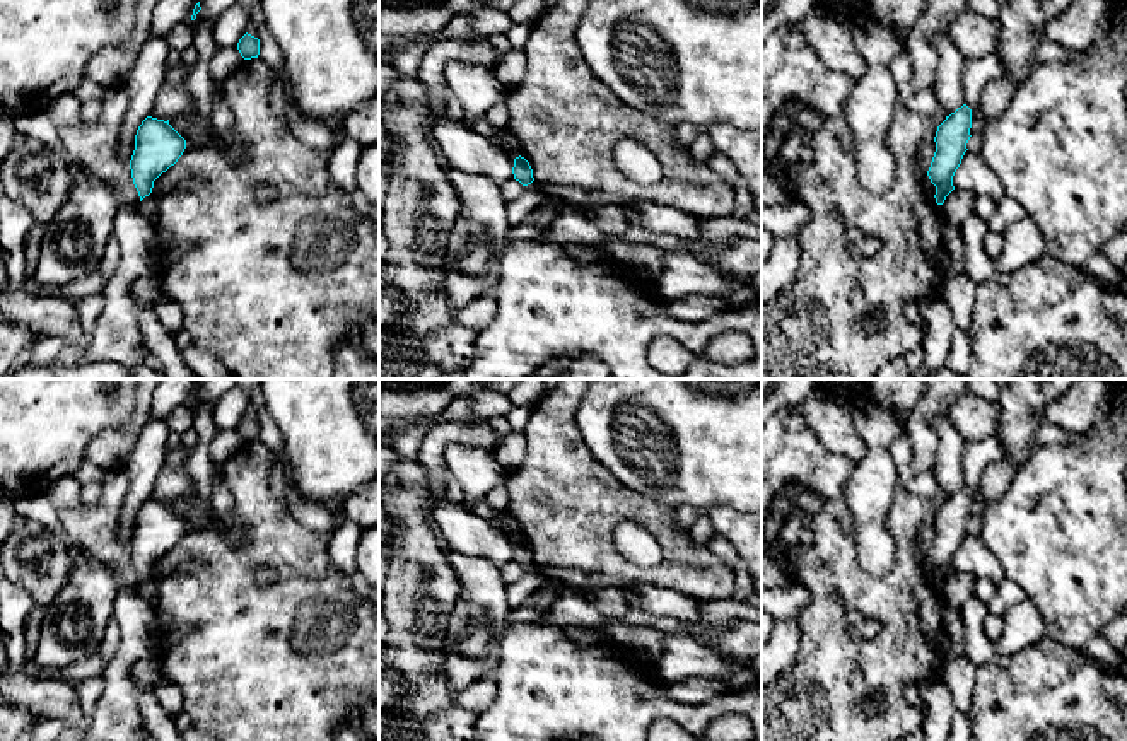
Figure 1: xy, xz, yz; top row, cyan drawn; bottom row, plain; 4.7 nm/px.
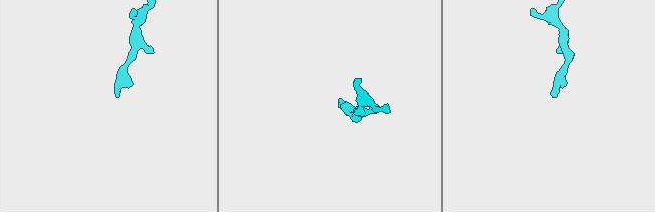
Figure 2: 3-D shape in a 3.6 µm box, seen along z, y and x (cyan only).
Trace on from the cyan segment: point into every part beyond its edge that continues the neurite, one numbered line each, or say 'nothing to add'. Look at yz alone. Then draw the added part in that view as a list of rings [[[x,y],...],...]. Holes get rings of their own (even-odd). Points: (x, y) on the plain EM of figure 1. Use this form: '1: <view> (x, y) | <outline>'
nothing to add

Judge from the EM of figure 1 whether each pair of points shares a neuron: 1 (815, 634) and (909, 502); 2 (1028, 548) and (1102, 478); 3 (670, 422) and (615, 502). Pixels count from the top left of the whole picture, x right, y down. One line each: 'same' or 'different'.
1: same
2: same
3: different

